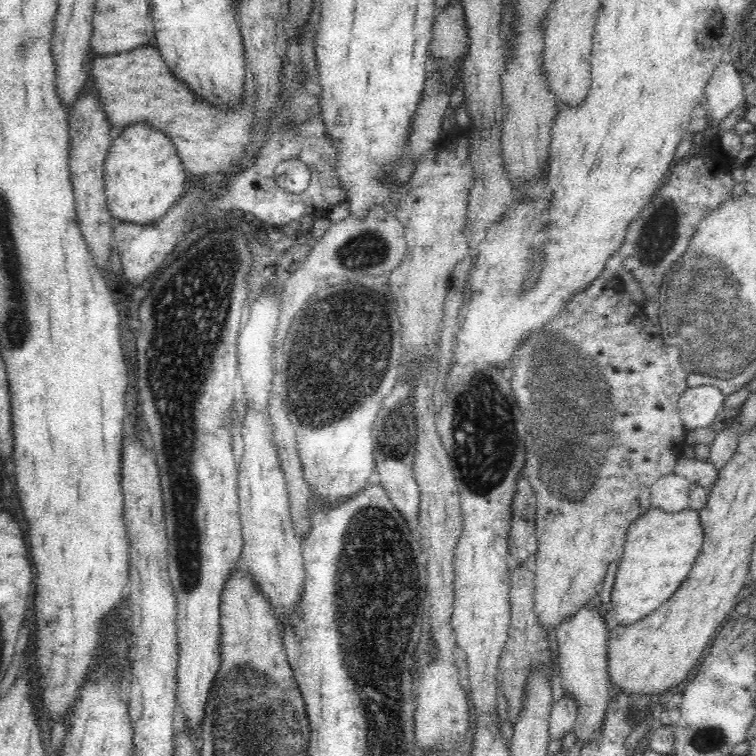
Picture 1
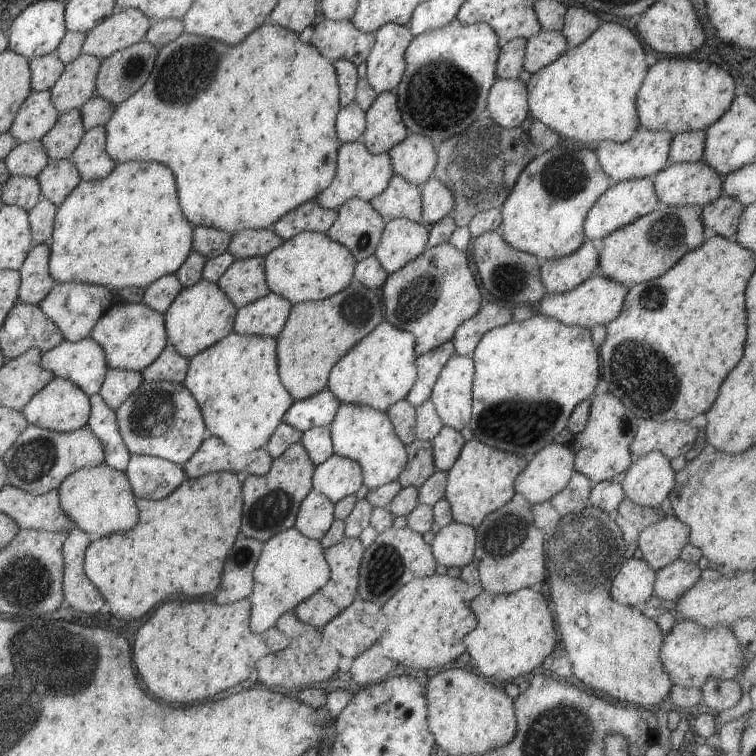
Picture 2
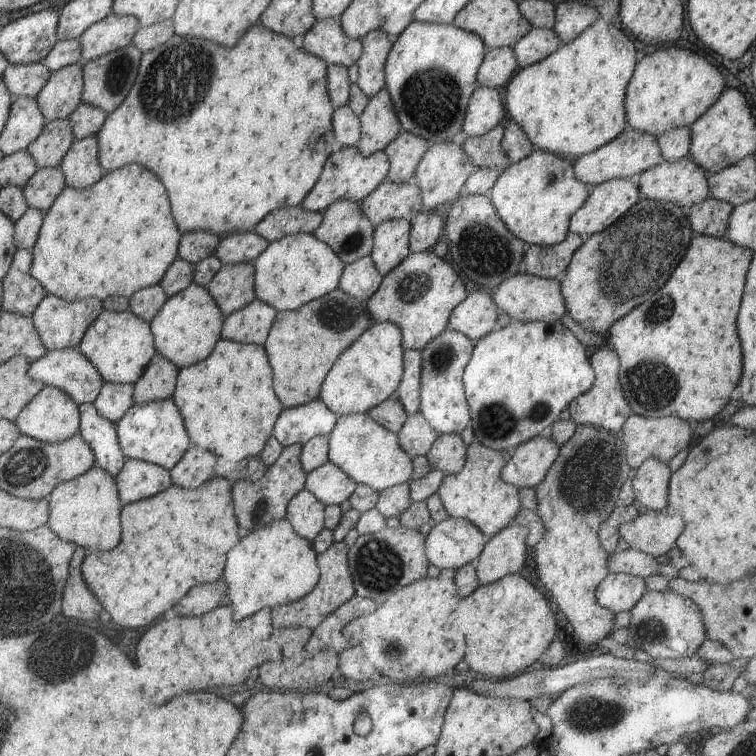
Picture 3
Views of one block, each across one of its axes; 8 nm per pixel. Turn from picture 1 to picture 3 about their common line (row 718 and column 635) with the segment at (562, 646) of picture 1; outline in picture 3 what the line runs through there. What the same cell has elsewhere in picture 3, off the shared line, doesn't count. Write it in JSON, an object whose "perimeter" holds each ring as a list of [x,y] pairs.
{"perimeter":[[[607,573],[595,587],[599,606],[617,613],[631,610],[638,598],[646,591],[643,578],[625,573]]]}

